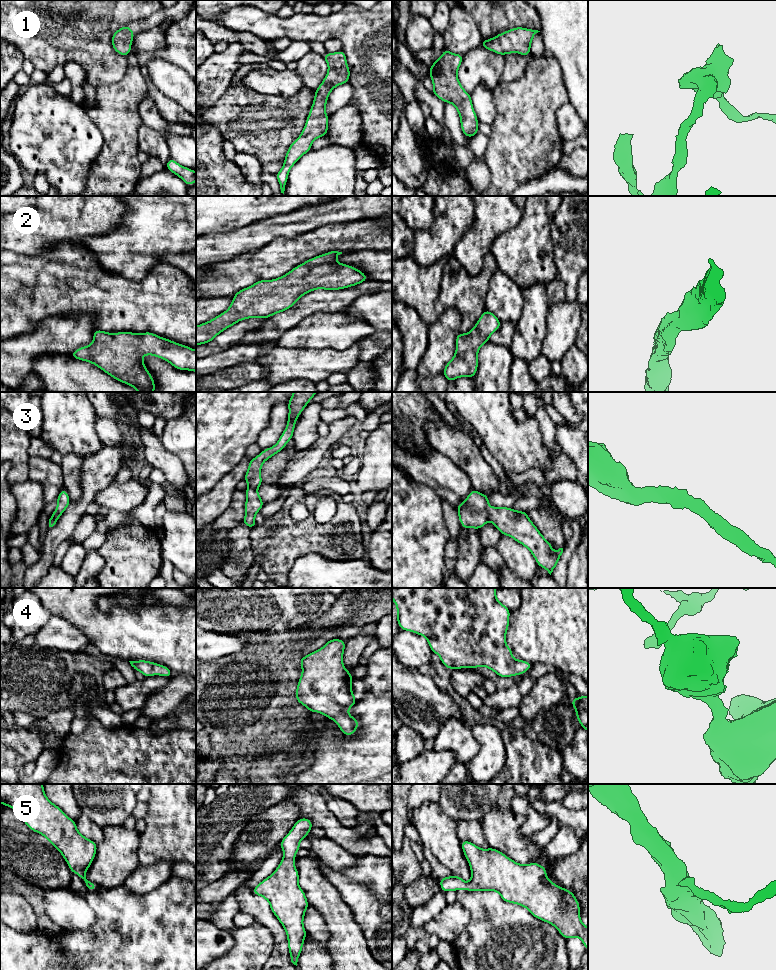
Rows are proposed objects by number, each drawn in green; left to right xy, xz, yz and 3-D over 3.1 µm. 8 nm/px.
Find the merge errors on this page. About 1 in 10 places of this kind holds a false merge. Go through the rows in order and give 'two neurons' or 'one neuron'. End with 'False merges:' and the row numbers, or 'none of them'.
1: one neuron
2: one neuron
3: one neuron
4: one neuron
5: one neuron
False merges: none of them

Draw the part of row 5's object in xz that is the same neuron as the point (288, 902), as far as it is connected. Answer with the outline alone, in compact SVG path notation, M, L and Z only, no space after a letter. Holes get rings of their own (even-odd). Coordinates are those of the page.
M300 818L296 821L289 833L279 843L284 852L284 857L281 859L279 866L270 876L252 889L254 895L259 895L270 903L271 911L284 927L288 939L291 962L296 966L307 936L303 926L303 919L309 903L306 899L306 894L298 884L299 872L295 867L294 859L297 851L301 849L300 841L310 833L312 826L313 824L309 818Z

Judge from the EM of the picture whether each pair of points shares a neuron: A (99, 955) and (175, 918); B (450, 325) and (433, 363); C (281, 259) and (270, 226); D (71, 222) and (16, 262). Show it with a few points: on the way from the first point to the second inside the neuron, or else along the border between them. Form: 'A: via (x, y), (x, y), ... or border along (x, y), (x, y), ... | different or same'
A: via (118, 955), (138, 955), (156, 937) | same
B: via (442, 334), (442, 348), (438, 354) | same
C: border along (297, 235), (293, 237), (275, 237), (254, 251) | different
D: border along (10, 250), (30, 256), (43, 256), (49, 253) | different

